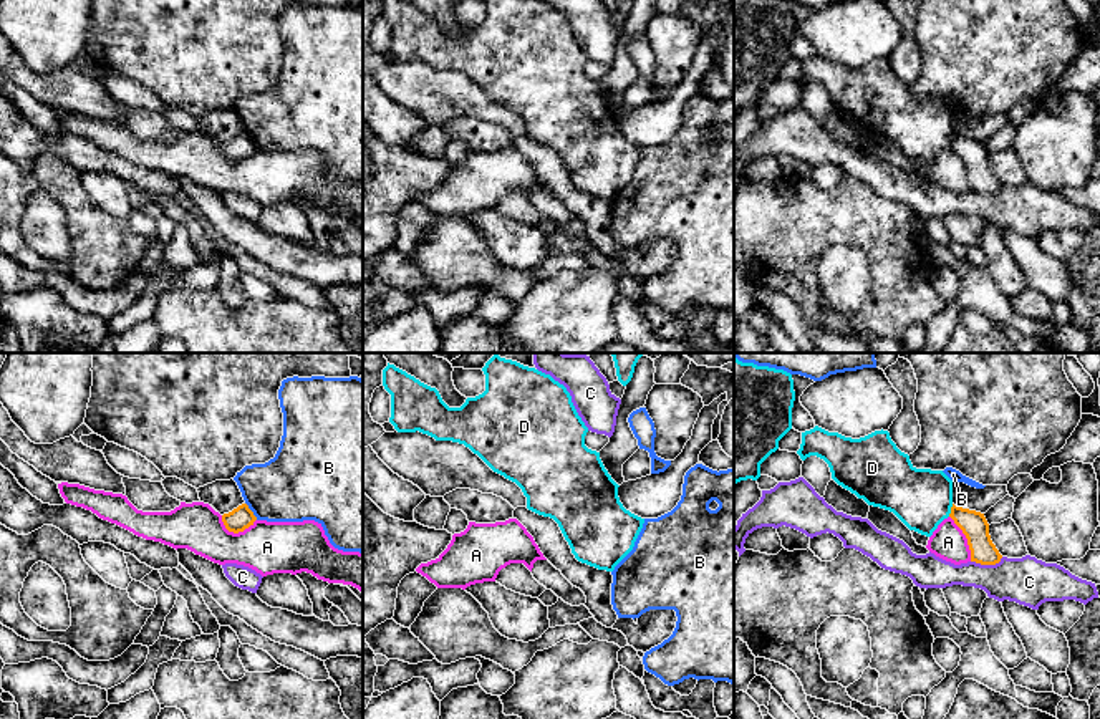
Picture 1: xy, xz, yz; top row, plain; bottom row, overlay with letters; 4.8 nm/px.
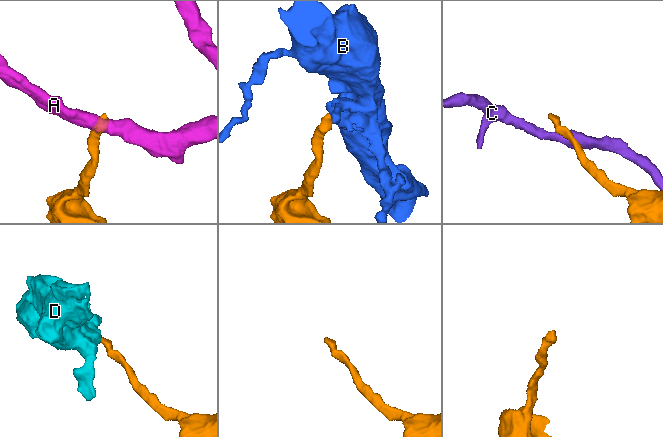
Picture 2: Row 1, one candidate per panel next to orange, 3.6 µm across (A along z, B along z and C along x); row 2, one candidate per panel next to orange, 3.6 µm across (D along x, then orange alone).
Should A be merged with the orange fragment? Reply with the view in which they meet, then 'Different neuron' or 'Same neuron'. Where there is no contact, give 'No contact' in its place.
Touches orange in xy. Different neuron

